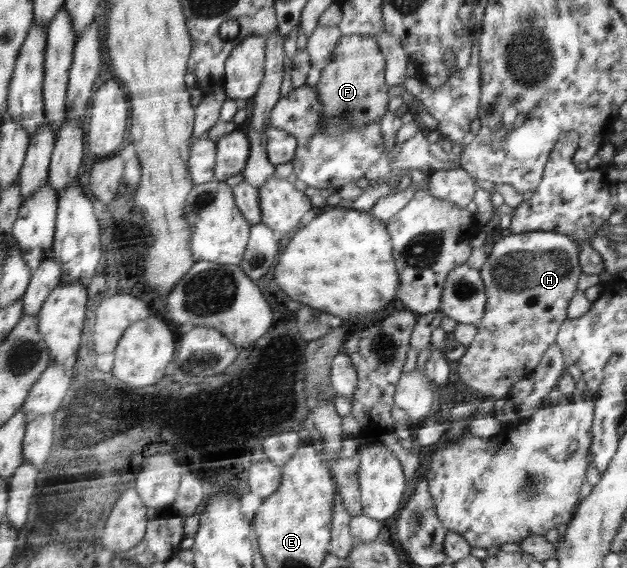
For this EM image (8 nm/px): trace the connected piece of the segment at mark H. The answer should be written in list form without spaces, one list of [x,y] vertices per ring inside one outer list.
[[[536,230],[511,234],[494,244],[479,273],[486,293],[486,310],[465,354],[452,364],[452,380],[496,399],[506,397],[519,380],[532,376],[544,352],[552,344],[557,344],[562,323],[571,319],[568,318],[568,305],[576,290],[582,288],[582,276],[586,276],[581,265],[581,244],[571,234],[561,232]]]

